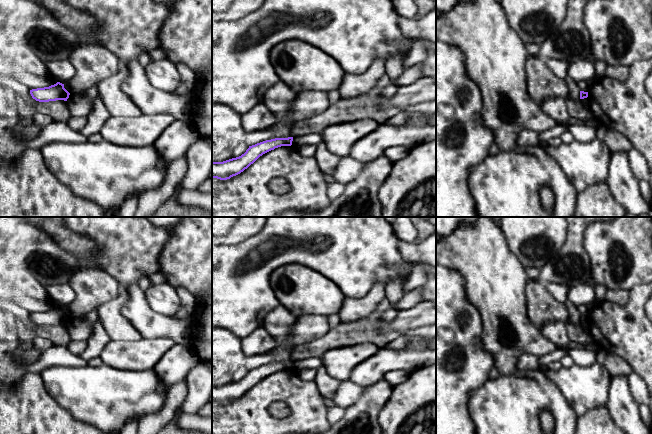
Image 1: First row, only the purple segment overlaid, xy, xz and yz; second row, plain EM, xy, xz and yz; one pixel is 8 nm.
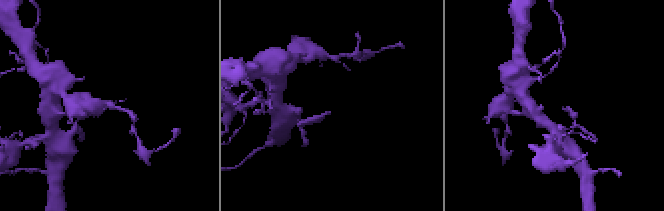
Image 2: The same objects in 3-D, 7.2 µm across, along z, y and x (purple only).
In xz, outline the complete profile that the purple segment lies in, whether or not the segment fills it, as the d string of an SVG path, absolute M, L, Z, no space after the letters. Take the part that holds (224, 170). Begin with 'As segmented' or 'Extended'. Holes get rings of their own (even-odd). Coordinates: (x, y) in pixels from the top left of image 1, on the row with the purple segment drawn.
As segmented. M293 137L275 138L249 146L244 154L223 162L212 162L212 178L227 180L247 169L263 154L281 146L291 146Z

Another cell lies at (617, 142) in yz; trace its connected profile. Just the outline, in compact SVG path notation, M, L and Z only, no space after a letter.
M605 124L598 126L596 138L609 147L610 153L628 153L633 148L631 142L623 134Z

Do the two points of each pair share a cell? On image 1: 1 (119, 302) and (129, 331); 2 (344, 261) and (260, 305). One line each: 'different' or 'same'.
1: same
2: same

